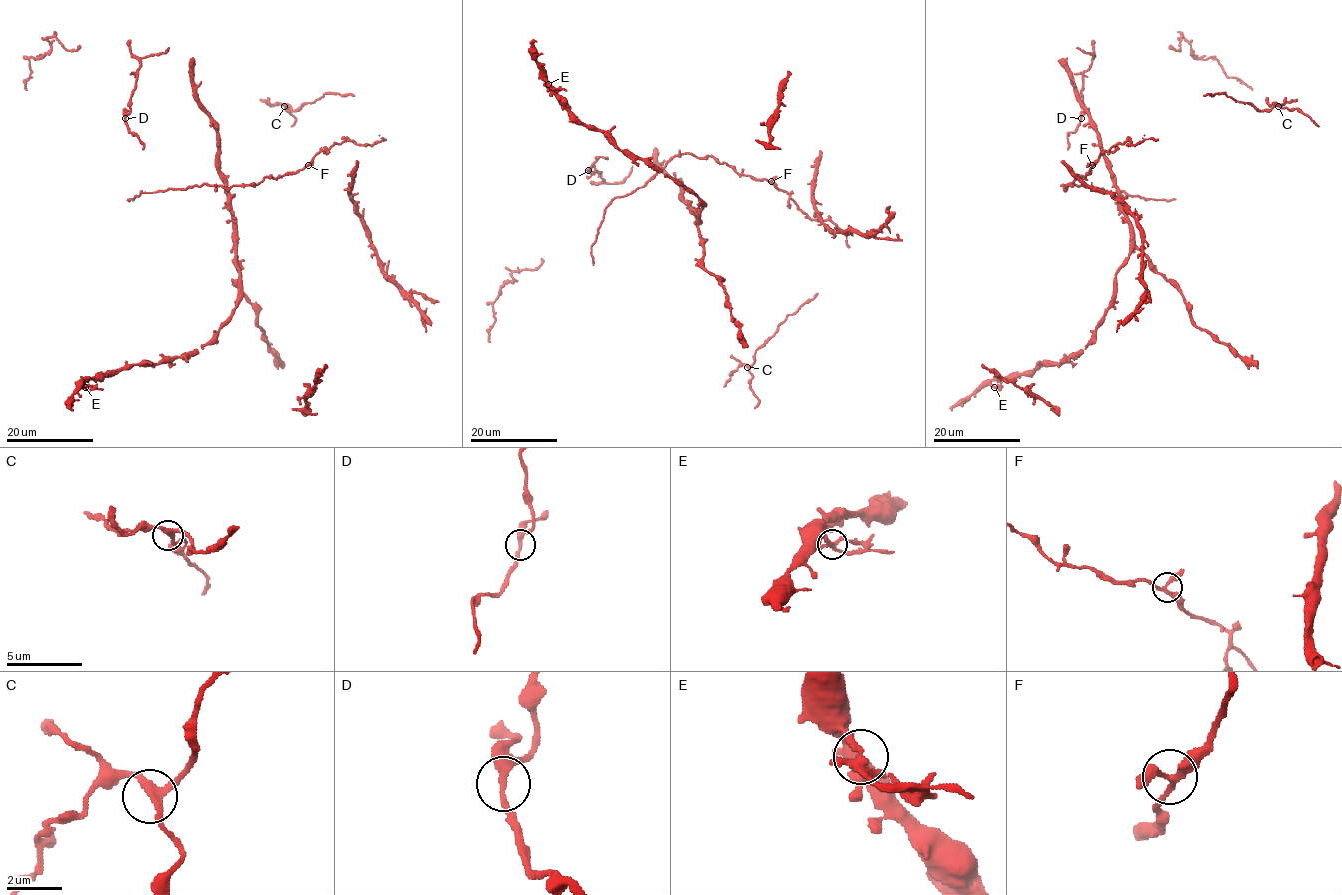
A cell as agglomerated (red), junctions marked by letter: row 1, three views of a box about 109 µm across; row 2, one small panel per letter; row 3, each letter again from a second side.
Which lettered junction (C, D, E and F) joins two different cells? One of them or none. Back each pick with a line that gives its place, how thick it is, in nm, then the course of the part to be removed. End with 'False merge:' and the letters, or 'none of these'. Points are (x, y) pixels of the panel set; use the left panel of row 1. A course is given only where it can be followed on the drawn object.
E: (85, 387) | 240 nm | (85, 387), (103, 389)
False merge: E

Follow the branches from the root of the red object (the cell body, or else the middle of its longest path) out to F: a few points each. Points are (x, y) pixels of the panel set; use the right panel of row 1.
F: (1084, 185), (1070, 183), (1063, 188), (1073, 185), (1076, 177), (1088, 174), (1092, 165)

